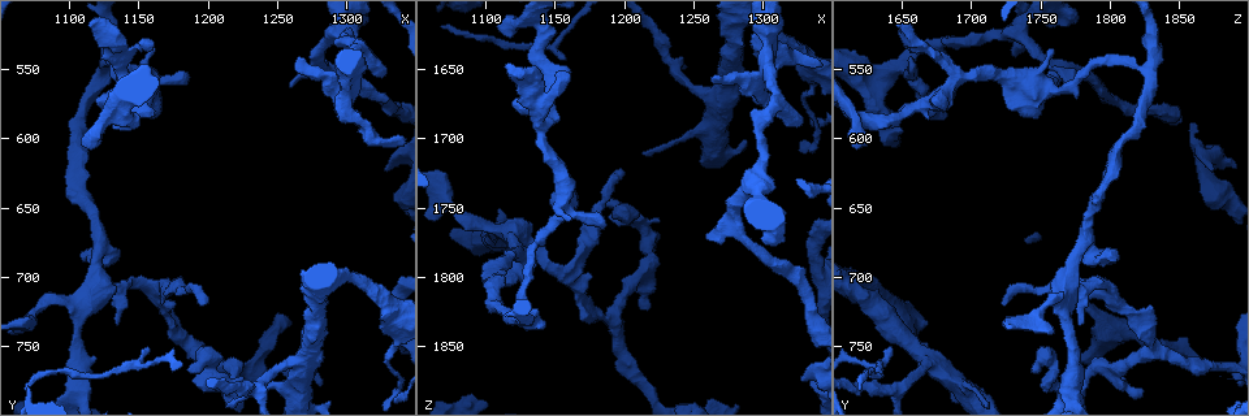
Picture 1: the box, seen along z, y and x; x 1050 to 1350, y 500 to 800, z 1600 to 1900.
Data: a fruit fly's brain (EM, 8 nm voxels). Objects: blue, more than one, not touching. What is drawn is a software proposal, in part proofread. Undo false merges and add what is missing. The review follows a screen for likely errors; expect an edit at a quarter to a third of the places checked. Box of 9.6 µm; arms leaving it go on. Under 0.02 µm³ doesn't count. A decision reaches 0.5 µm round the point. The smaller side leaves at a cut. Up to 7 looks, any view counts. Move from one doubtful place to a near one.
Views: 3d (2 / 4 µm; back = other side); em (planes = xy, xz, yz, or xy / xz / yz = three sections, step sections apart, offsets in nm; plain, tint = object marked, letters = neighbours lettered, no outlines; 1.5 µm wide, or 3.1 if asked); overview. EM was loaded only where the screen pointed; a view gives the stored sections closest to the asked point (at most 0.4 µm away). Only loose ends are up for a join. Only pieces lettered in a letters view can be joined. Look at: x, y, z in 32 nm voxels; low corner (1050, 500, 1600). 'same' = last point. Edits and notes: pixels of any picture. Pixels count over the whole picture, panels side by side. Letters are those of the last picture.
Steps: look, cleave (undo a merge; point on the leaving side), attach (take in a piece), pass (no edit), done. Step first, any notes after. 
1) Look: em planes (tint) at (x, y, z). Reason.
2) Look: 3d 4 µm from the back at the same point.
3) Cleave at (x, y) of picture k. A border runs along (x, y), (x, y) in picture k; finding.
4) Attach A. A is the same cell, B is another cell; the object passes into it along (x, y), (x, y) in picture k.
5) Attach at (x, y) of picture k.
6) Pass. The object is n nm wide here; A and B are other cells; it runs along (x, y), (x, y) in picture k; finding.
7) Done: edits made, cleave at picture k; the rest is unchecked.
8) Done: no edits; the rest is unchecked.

Look: 3d 2 µm at (1108, 686, 1800). An open end.

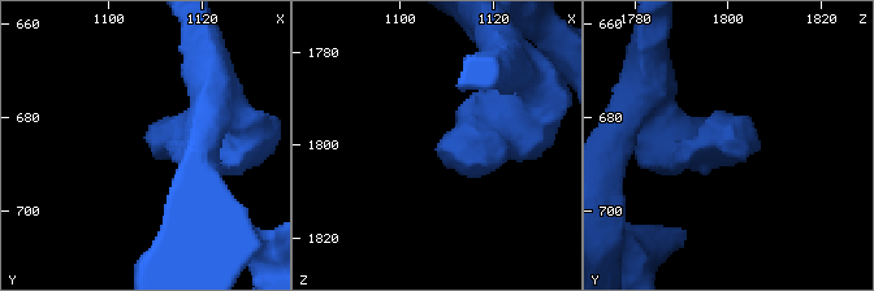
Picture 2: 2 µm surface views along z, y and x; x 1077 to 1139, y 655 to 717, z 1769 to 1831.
Look: em yz step 4 (plain) at (1108, 685, 1801).

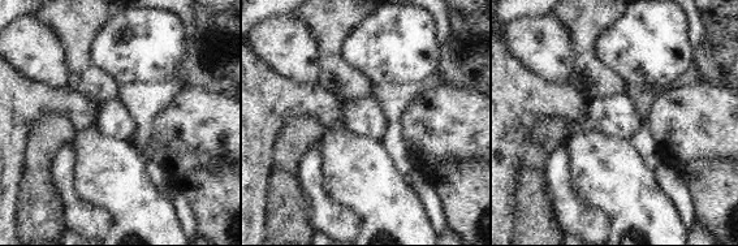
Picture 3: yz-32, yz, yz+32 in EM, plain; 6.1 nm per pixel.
Look: em yz step 4 (letters) at the same point. What lies round it.

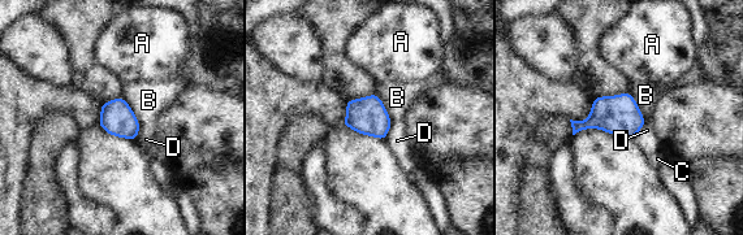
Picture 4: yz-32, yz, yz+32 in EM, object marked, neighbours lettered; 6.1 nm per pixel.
Pass. The longest contact is with B, 220 nm; A, B, C and D are other cells; a border runs along (374, 94), (380, 99), (392, 123) in picture 4; no lettered piece goes on from it.

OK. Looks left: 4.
Look: 3d 2 µm at (1164, 586, 1748). An open end.

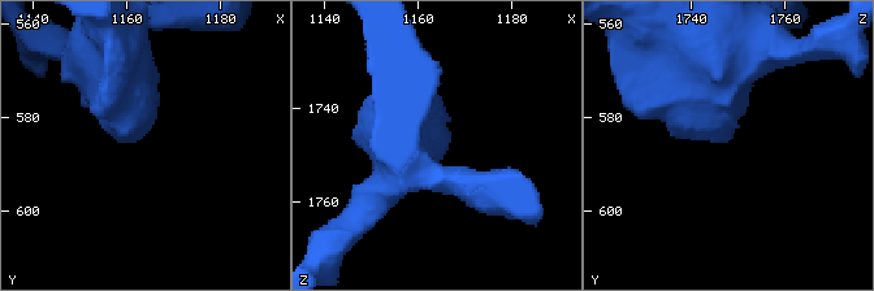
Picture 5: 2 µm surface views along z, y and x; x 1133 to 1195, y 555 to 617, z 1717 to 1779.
Look: em planes (plain) at (1163, 585, 1748).

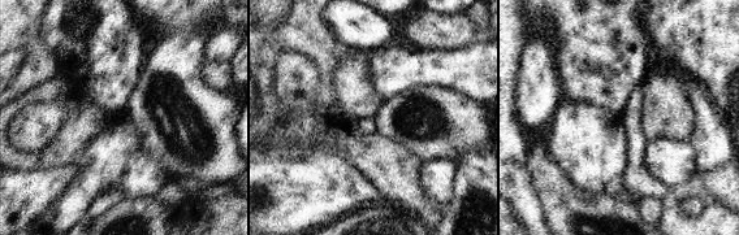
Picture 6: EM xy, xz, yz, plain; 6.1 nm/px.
Look: em planes (letters) at the same point. What lies round it.

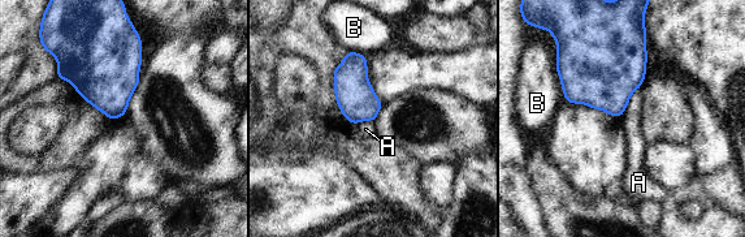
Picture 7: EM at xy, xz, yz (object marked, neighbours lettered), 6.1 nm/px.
Pass. The object is 220 nm wide here; A and B are other cells; a border runs along (640, 87), (632, 94), (622, 116) in picture 7; no lettered piece goes on from it.

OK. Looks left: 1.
Look: em planes (letters) at (1304, 548, 1650). Sharp bend.

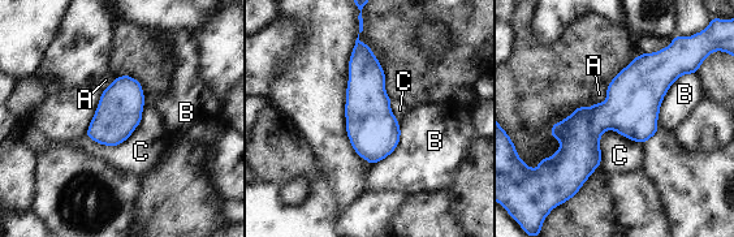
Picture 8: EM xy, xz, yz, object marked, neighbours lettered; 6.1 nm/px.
Pass. A, B and C are other cells; a border runs along (642, 145), (607, 129), (600, 164) in picture 8; continuous, no second neuron.

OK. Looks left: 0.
Done: no edits; the rest is unchecked.

